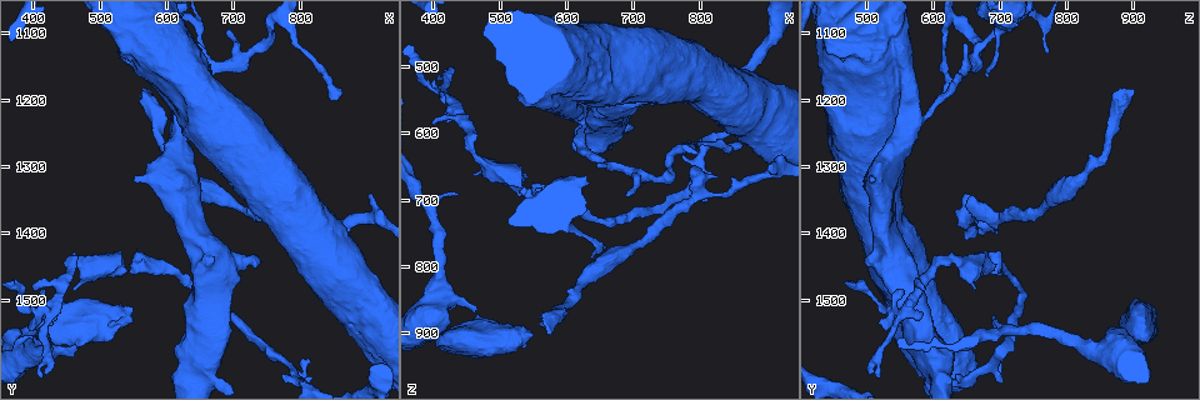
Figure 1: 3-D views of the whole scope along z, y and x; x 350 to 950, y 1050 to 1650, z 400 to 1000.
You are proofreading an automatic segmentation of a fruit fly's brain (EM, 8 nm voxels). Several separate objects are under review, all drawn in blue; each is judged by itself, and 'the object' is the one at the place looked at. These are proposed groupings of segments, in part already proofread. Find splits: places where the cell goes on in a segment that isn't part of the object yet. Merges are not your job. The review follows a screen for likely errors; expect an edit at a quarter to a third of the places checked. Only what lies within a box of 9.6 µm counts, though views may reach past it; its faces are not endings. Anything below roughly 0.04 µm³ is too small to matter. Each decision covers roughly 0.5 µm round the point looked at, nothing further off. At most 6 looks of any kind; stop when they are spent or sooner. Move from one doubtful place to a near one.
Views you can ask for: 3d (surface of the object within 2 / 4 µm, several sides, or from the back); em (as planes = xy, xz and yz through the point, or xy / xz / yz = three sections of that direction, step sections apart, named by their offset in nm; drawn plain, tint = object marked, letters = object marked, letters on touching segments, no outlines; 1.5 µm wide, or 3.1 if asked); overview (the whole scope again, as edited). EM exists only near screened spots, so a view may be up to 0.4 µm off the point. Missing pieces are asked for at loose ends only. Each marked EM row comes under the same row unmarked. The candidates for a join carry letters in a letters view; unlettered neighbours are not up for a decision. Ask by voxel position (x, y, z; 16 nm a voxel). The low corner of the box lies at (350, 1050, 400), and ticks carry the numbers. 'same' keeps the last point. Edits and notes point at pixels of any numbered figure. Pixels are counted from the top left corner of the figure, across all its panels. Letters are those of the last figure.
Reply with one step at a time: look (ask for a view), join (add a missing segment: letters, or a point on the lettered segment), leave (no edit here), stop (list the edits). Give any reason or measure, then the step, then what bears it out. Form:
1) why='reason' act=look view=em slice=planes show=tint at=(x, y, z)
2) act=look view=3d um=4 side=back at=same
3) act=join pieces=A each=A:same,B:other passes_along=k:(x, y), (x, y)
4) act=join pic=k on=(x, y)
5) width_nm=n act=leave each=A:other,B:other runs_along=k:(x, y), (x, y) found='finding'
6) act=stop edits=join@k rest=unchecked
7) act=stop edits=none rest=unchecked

why='an open end' act=look view=em slice=yz step=4 show=tint at=(545, 1515, 895)

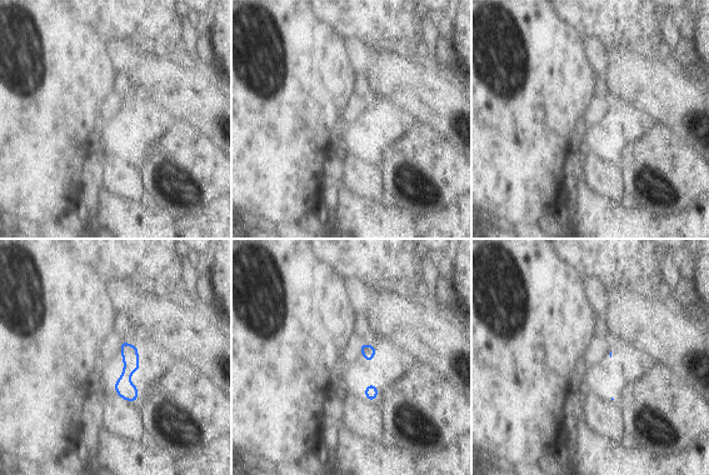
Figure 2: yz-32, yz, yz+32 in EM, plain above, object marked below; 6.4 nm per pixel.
why='another direction' act=look view=em slice=planes show=letters at=same

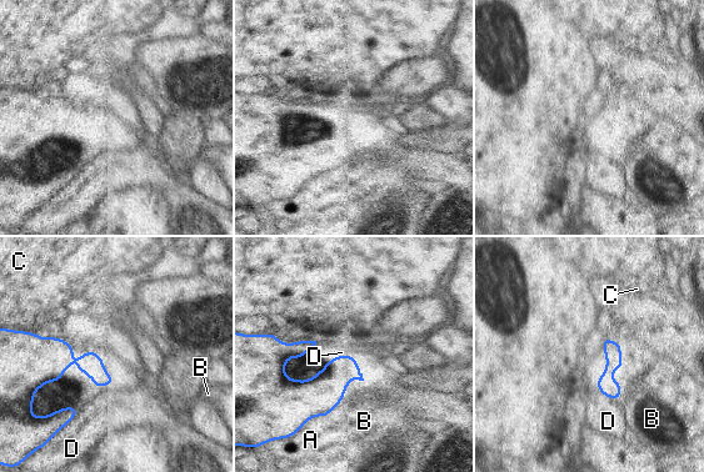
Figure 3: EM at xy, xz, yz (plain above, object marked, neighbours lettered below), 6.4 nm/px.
act=leave each=A:other,B:other,C:other,D:other runs_along=3:(605, 341), (615, 396) found='none of them fits'

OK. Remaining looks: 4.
why='branch stops here' act=look view=3d um=4 at=(435, 1525, 685)

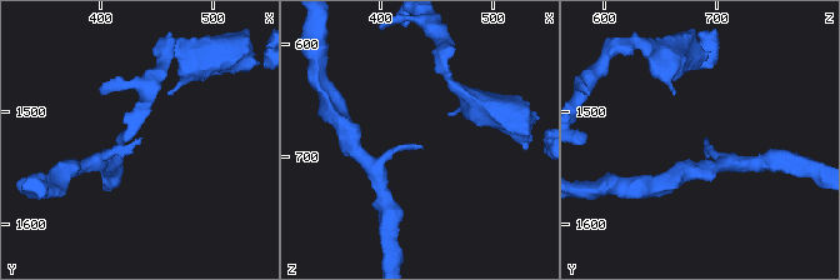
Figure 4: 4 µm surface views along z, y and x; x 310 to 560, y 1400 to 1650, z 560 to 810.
act=look view=em slice=planes show=letters at=(434, 1528, 688)

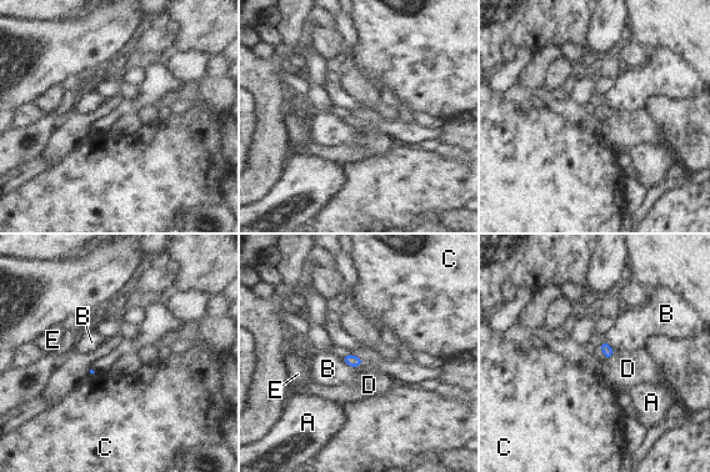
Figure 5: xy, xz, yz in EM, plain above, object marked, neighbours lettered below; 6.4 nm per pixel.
act=leave each=A:other,B:other,C:other,D:other,E:other border=5:(613, 351), (608, 358) found='no lettered segment goes on from it'

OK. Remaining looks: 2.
why='branch stops here' act=look view=3d um=4 side=back at=(400, 1485, 585)

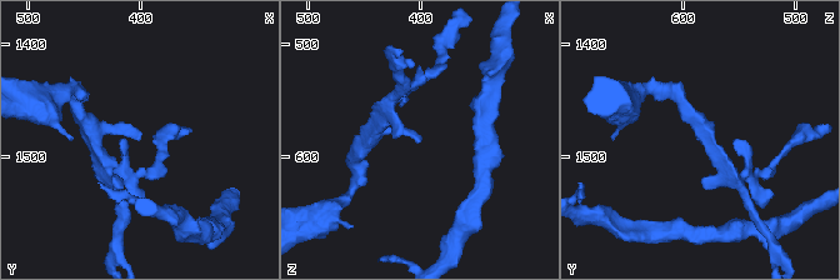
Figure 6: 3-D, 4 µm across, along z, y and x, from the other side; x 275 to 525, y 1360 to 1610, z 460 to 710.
why='need the tissue' act=look view=em slice=xy step=4 show=letters at=(398, 1486, 586)

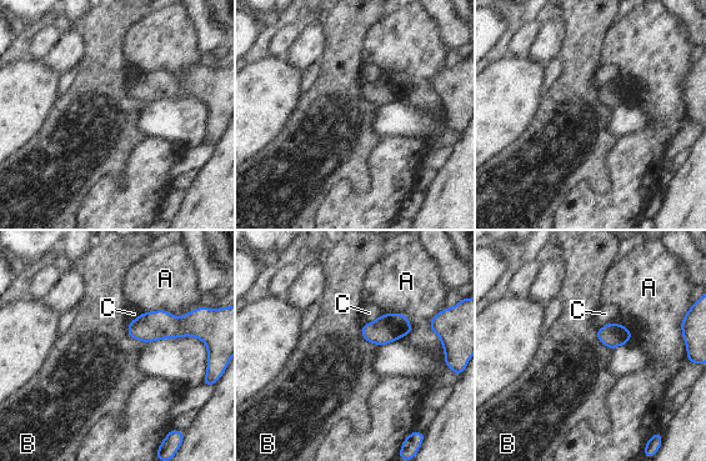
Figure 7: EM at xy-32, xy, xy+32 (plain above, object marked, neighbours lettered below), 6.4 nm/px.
act=leave each=A:other,B:other,C:other border=7:(595, 331), (599, 340), (611, 350) found='no lettered segment goes on from it'

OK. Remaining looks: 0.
act=stop edits=none rest=unchecked

